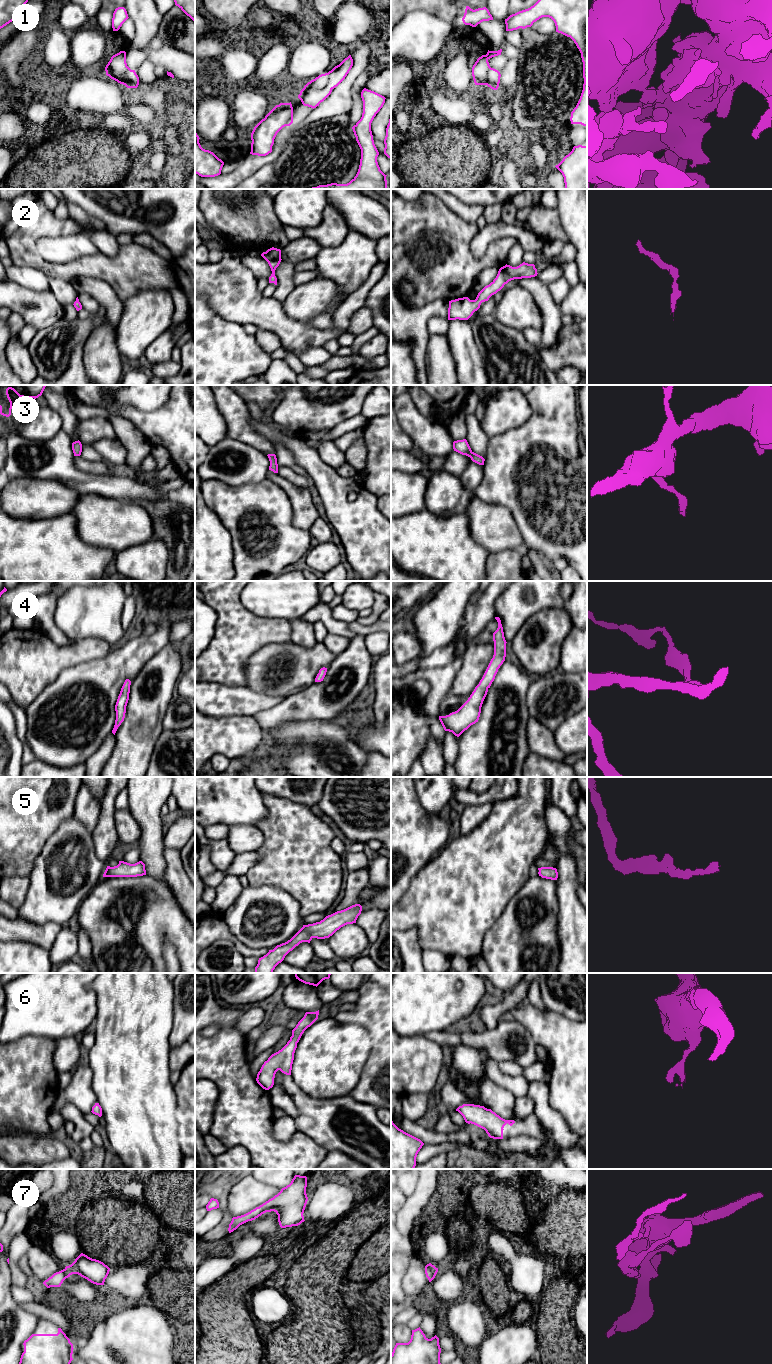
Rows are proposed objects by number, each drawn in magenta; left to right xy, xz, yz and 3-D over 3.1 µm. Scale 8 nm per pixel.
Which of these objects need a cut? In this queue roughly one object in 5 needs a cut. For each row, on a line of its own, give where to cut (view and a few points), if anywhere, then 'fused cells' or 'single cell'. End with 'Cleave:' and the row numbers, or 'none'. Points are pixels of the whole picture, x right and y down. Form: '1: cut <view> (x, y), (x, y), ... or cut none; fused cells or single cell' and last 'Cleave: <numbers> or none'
1: cut xz (330, 75), (328, 85), (325, 88), (310, 89), (304, 87); fused cells
2: cut none; single cell
3: cut none; single cell
4: cut none; single cell
5: cut none; single cell
6: cut none; single cell
7: cut none; single cell
Cleave: 1

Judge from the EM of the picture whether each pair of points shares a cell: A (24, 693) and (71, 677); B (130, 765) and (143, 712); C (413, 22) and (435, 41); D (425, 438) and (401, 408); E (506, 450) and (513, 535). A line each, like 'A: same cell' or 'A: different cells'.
A: different cells
B: same cell
C: same cell
D: same cell
E: different cells

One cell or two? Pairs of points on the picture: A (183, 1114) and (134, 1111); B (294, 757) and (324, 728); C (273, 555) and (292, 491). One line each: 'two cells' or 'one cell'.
A: two cells
B: one cell
C: two cells

